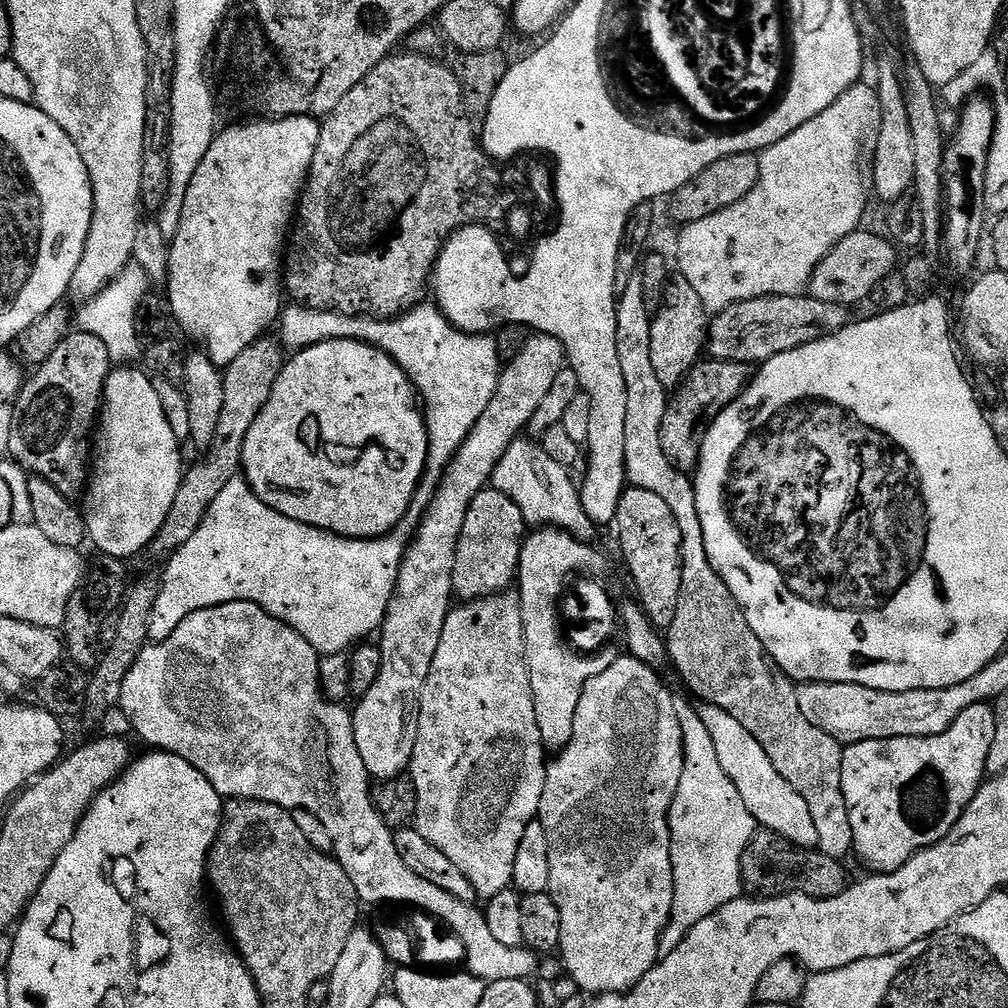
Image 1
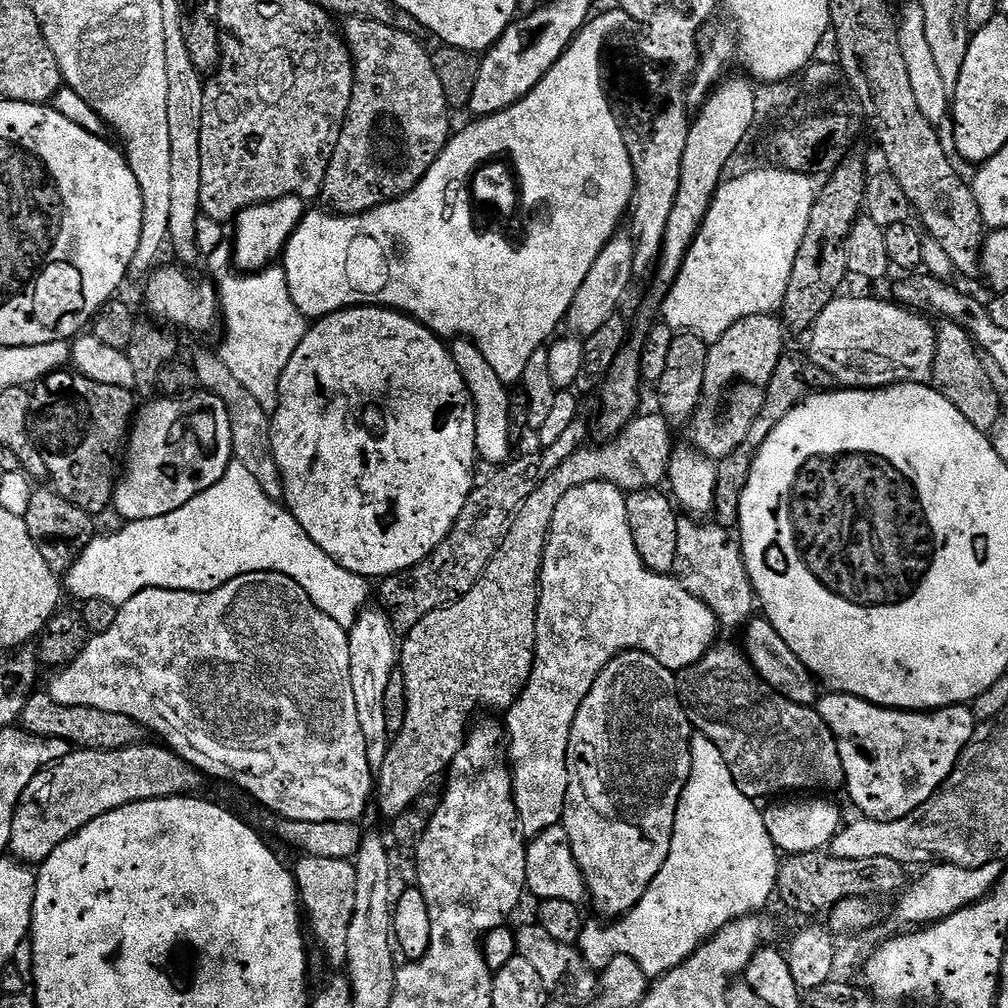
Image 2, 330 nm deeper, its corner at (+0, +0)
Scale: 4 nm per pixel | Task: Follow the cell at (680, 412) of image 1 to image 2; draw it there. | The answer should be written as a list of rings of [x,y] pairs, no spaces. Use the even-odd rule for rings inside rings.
[[[803,351],[791,352],[780,357],[776,373],[770,378],[766,390],[766,402],[762,406],[762,410],[758,410],[758,418],[754,418],[754,426],[750,426],[747,446],[734,449],[728,456],[719,457],[716,464],[718,486],[714,490],[712,511],[715,523],[726,529],[735,529],[740,523],[742,490],[746,490],[746,482],[750,476],[753,450],[760,448],[762,442],[766,442],[766,438],[770,438],[770,430],[774,430],[774,426],[778,426],[778,422],[782,422],[782,418],[786,418],[786,414],[790,414],[790,410],[794,410],[794,406],[799,404],[813,389],[817,392],[826,392],[837,387],[836,379],[830,374],[826,374],[826,370],[822,370],[822,366],[815,364]]]

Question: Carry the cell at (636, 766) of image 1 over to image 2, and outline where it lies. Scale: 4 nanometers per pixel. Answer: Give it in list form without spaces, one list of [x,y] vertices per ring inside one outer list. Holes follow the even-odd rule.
[[[621,652],[600,671],[590,694],[586,694],[586,698],[574,718],[574,726],[570,730],[568,789],[566,790],[562,823],[572,843],[574,858],[584,874],[584,880],[588,883],[588,900],[601,912],[601,914],[599,913],[601,917],[619,918],[627,914],[634,906],[638,906],[642,894],[646,894],[650,882],[654,882],[654,878],[662,870],[662,866],[670,854],[670,842],[674,834],[674,818],[678,810],[680,795],[690,778],[692,769],[690,746],[693,735],[694,729],[676,690],[676,676],[669,668],[662,666],[662,662],[658,662],[658,658],[645,652]]]

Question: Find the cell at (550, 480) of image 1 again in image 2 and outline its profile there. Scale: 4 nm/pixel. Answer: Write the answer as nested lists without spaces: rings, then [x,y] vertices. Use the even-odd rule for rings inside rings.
[[[453,339],[450,351],[454,358],[454,366],[458,366],[458,374],[462,374],[476,407],[476,455],[481,461],[489,460],[492,466],[503,465],[509,459],[508,451],[514,443],[514,437],[508,431],[509,385],[504,384],[498,374],[494,374],[494,366],[486,362],[486,354],[482,354],[482,350],[478,350],[472,340]]]

